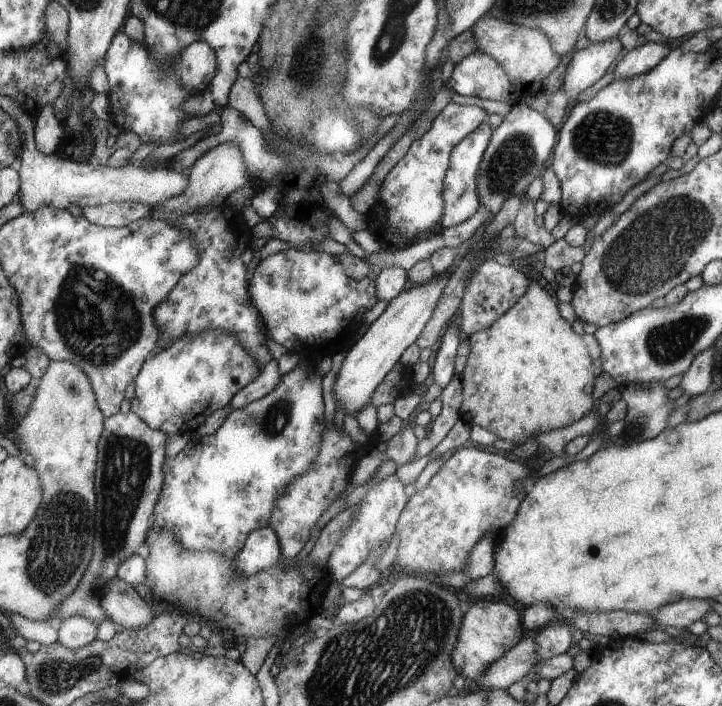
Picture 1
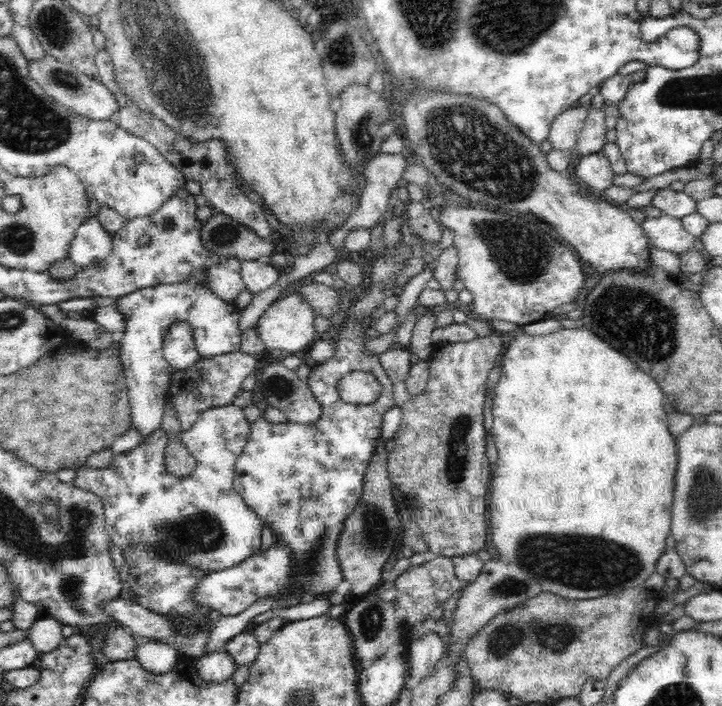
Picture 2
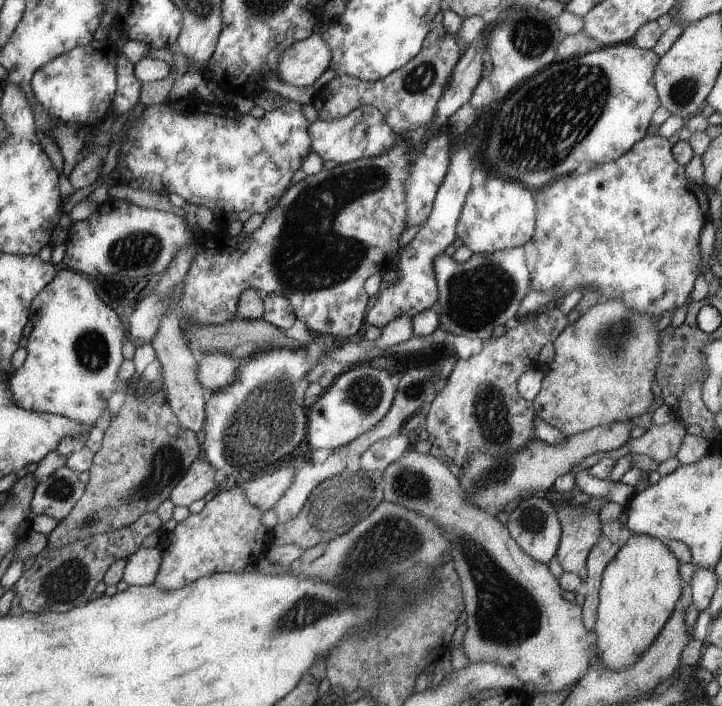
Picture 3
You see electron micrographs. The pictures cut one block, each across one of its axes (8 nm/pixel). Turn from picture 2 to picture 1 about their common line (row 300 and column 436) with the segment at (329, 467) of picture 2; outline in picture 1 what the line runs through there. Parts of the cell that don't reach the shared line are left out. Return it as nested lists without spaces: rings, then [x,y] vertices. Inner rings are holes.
[[[451,324],[443,333],[440,347],[436,348],[436,357],[432,366],[432,378],[442,388],[454,378],[454,360],[460,343],[460,329]]]

